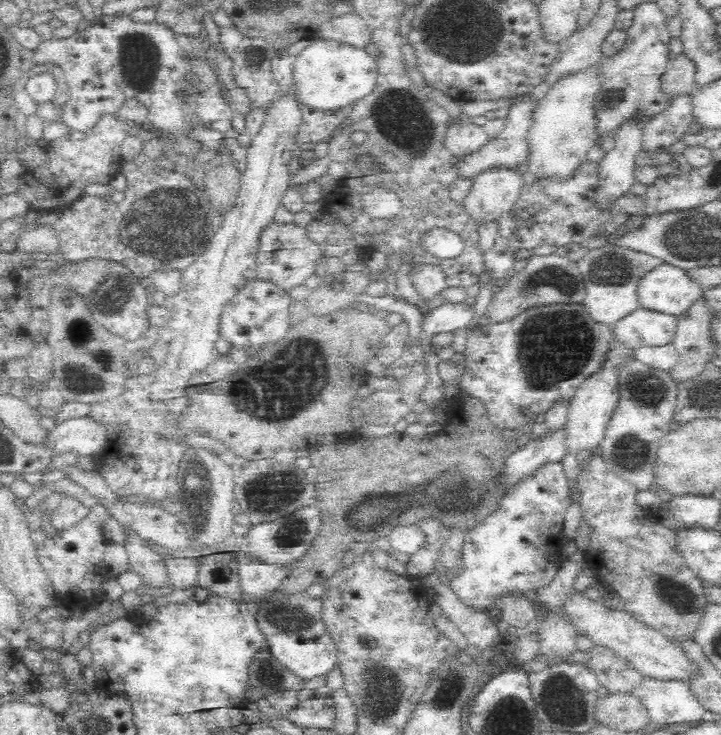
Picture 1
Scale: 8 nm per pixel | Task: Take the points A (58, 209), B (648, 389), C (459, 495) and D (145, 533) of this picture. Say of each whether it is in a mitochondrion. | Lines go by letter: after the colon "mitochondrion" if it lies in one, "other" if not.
A: other
B: mitochondrion
C: mitochondrion
D: other

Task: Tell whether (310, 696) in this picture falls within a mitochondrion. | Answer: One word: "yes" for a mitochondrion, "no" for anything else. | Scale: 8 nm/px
no

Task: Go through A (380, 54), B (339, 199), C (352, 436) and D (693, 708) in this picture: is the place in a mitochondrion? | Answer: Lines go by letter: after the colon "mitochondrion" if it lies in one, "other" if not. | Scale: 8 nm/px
A: other
B: other
C: other
D: other

